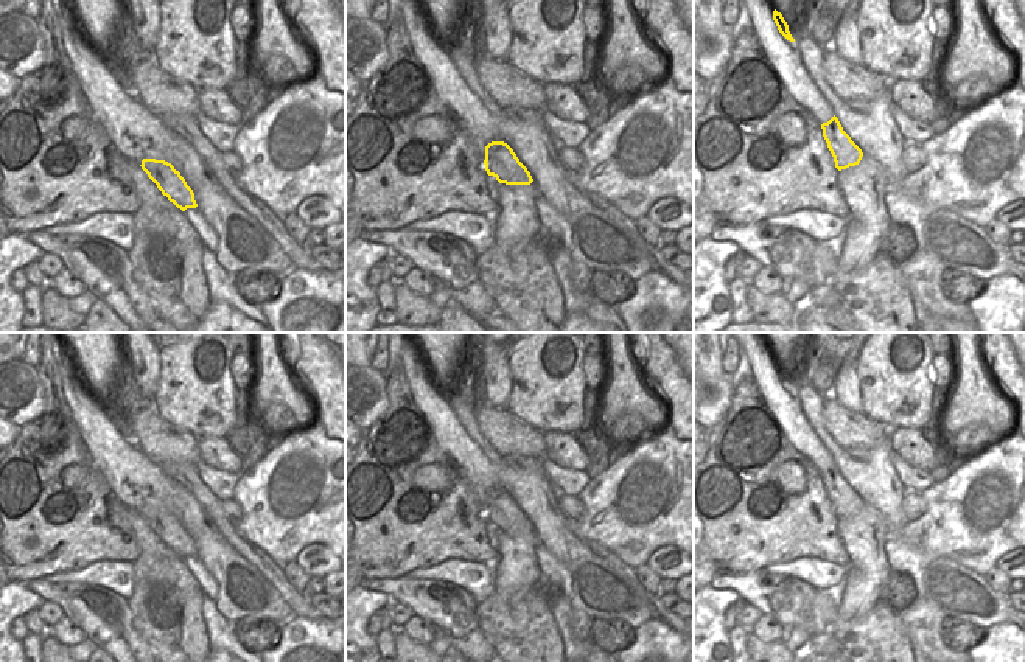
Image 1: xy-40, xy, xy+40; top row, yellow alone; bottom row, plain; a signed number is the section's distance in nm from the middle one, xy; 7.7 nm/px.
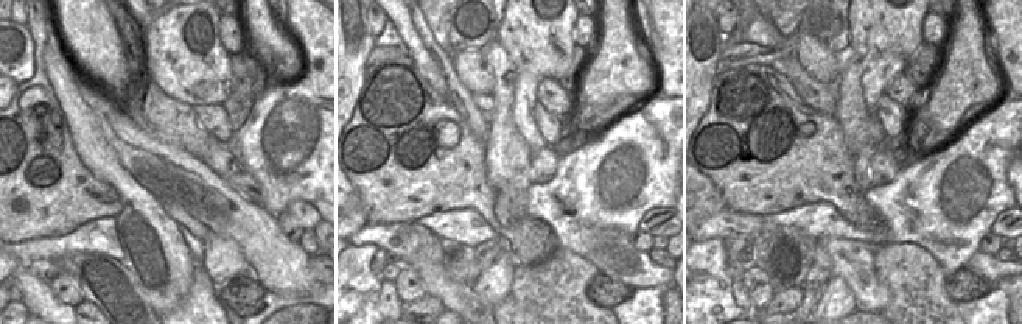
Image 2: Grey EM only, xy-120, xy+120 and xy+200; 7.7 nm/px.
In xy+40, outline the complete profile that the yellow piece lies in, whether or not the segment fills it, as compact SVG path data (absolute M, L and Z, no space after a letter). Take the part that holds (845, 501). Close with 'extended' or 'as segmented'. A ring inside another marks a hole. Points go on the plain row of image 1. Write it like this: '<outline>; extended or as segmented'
M835 463L827 471L823 471L821 477L838 519L860 511L862 497L843 479Z; as segmented

